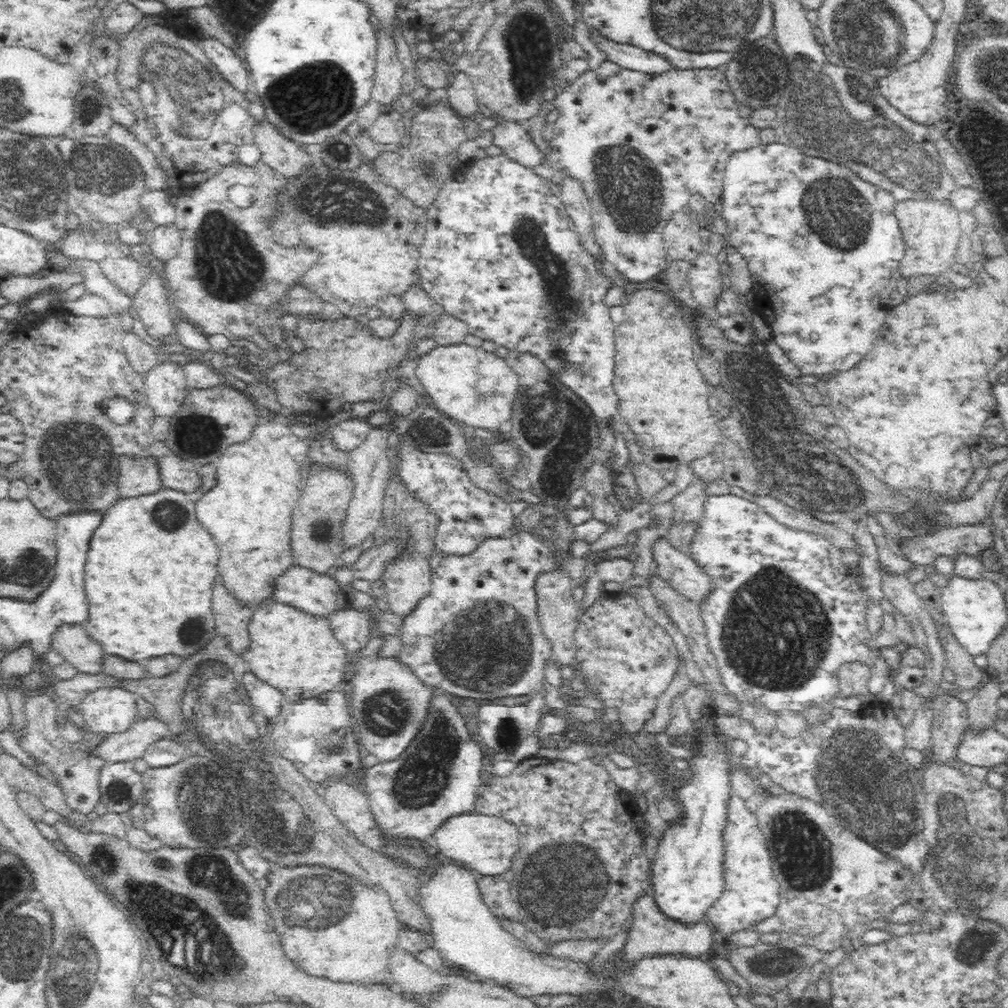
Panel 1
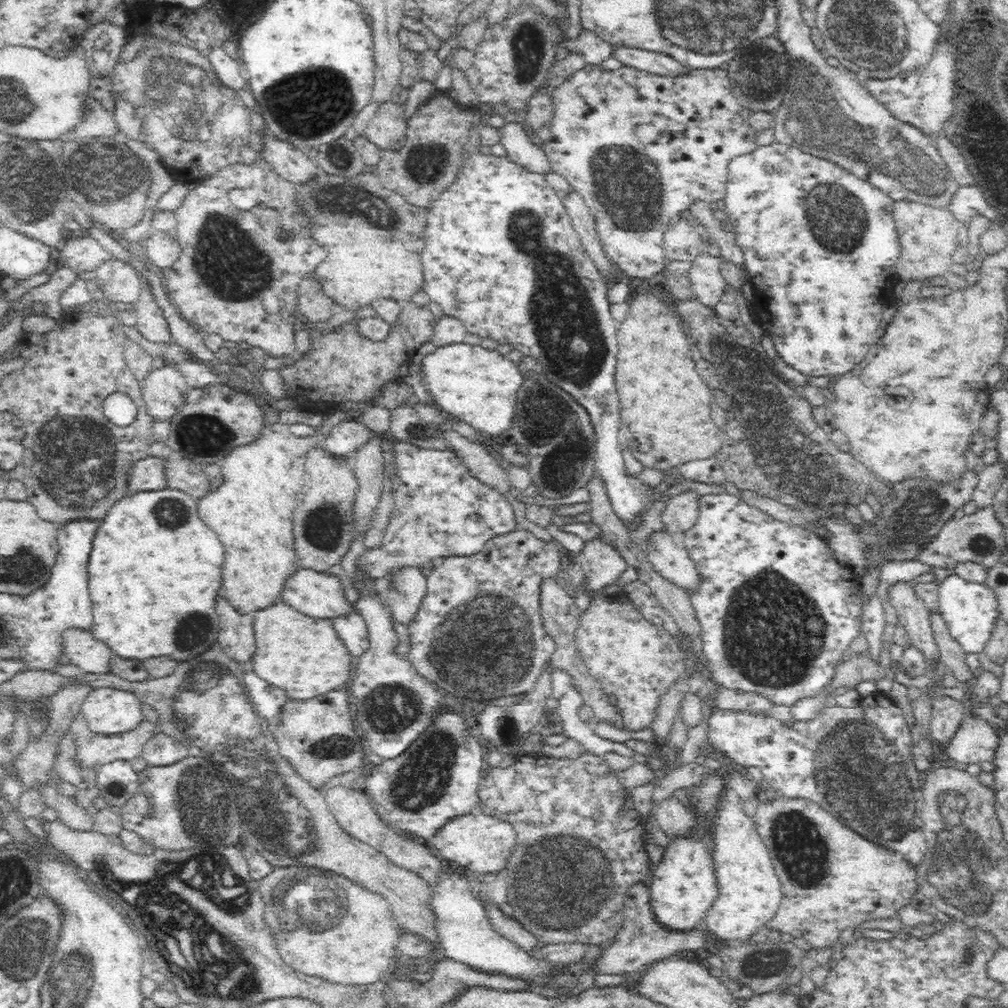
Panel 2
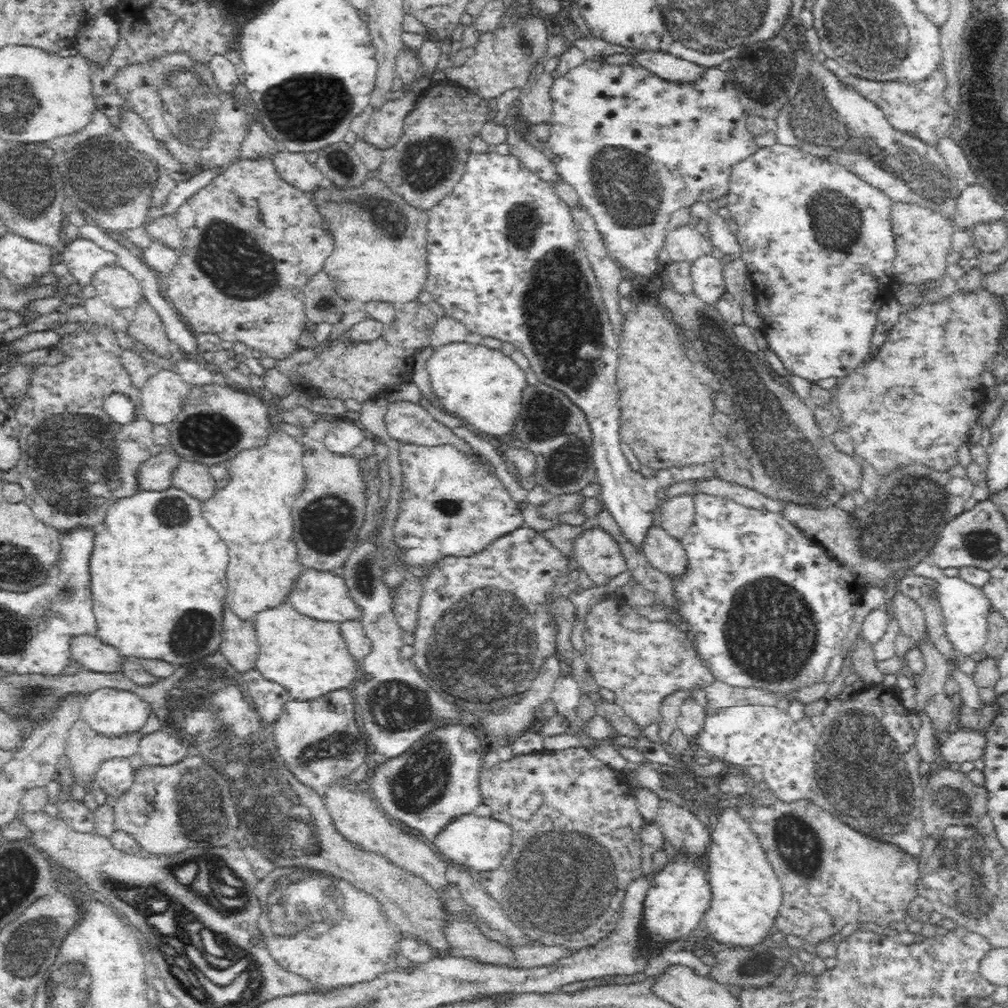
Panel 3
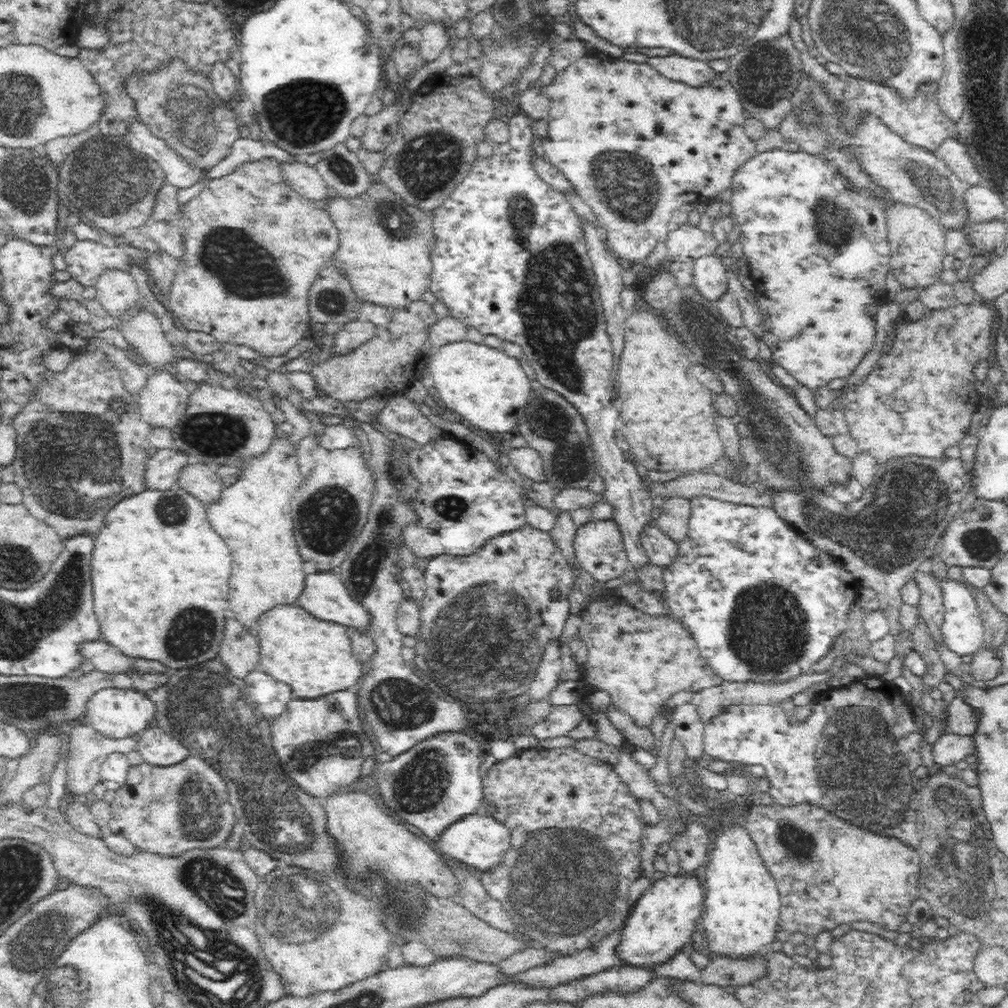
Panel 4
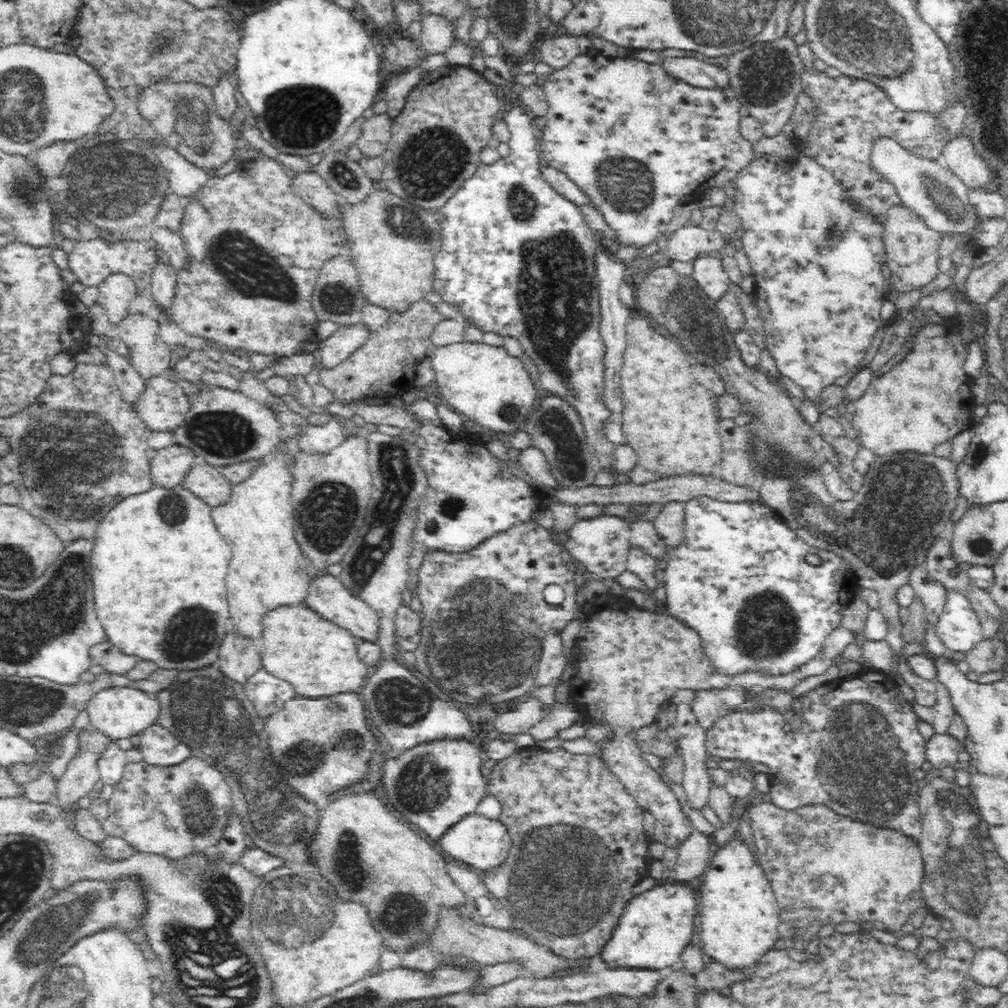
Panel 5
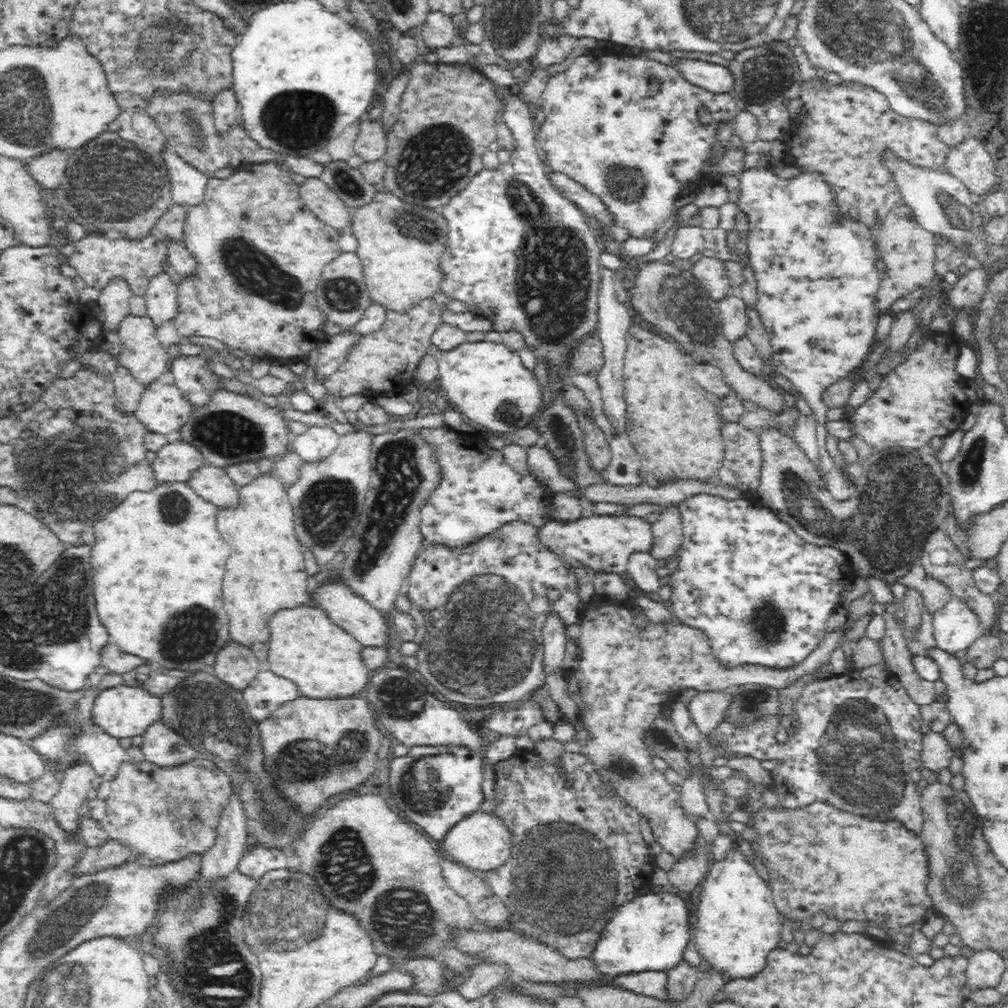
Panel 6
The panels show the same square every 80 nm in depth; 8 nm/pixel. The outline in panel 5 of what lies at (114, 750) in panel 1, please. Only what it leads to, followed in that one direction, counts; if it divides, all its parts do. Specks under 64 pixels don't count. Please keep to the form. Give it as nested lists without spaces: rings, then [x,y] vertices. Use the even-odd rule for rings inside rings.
[[[85,727],[78,732],[78,750],[67,764],[63,776],[57,782],[56,793],[53,796],[57,806],[60,806],[61,810],[64,811],[67,816],[74,810],[76,802],[80,798],[93,794],[94,784],[100,780],[98,761],[102,758],[102,754],[106,752],[106,748],[108,748],[110,744],[115,744],[118,748],[125,751],[134,748],[130,737],[114,741],[100,731],[94,732],[94,730],[88,730],[88,728]]]

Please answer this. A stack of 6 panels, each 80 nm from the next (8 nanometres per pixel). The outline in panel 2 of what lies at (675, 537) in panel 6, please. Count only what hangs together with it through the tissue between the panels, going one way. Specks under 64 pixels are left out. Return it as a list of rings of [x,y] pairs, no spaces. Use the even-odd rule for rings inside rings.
[[[684,490],[665,503],[660,514],[664,530],[670,534],[677,531],[685,532],[696,524],[700,514],[700,506],[696,504],[694,496],[696,496],[694,490]]]

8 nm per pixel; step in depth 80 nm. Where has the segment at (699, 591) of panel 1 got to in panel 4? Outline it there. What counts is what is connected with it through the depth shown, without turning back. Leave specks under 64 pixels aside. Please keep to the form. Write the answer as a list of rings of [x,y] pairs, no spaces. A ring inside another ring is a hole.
[[[653,524],[646,526],[641,543],[647,553],[649,563],[652,565],[658,566],[660,569],[668,569],[677,562],[678,542]]]

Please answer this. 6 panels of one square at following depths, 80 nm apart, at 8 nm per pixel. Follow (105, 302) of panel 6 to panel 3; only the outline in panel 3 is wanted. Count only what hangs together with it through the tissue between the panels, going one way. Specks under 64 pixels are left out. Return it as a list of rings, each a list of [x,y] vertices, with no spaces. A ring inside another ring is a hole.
[[[116,263],[99,268],[92,275],[92,286],[104,302],[116,308],[132,308],[142,298],[138,279]]]

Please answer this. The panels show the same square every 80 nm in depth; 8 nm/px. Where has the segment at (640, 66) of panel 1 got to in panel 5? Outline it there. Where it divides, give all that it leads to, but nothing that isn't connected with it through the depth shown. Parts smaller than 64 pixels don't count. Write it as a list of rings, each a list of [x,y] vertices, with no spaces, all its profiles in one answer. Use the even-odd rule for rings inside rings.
[[[664,57],[659,65],[666,71],[666,74],[694,87],[723,89],[730,84],[724,67],[706,63],[699,57]]]

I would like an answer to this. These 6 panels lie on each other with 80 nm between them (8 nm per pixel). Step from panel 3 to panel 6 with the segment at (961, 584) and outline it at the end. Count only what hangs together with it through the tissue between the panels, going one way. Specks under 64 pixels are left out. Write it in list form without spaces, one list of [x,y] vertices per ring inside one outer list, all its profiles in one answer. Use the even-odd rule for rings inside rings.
[[[953,595],[933,615],[932,628],[936,646],[952,654],[970,648],[975,640],[986,633],[981,628],[977,614]]]

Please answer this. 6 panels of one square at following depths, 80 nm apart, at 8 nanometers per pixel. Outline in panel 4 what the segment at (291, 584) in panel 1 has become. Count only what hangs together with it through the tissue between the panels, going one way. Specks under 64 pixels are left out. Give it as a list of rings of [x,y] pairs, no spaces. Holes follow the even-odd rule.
[[[317,571],[315,574],[308,574],[304,577],[303,587],[297,596],[296,605],[315,619],[342,624],[364,632],[369,621],[366,608],[356,602],[353,596],[350,596],[350,591],[346,588],[342,577],[333,574],[332,571]]]

